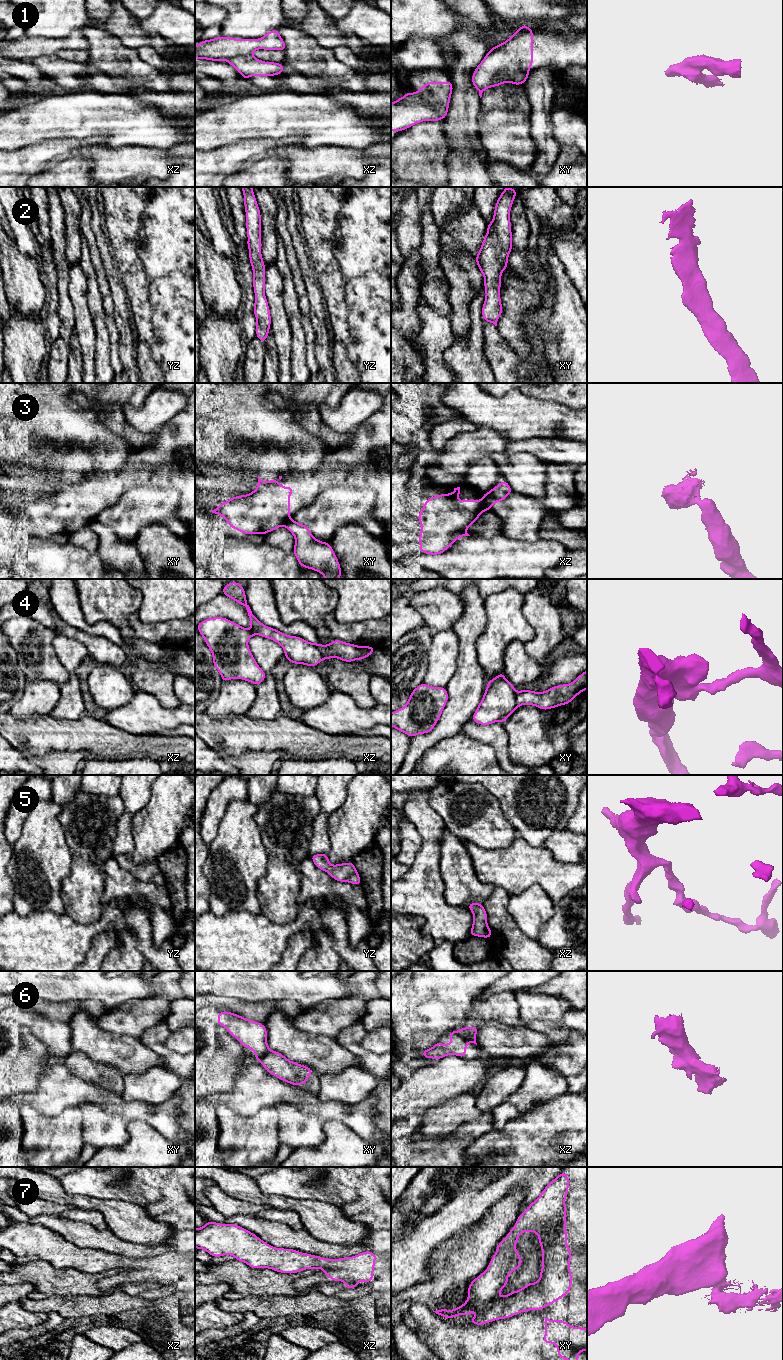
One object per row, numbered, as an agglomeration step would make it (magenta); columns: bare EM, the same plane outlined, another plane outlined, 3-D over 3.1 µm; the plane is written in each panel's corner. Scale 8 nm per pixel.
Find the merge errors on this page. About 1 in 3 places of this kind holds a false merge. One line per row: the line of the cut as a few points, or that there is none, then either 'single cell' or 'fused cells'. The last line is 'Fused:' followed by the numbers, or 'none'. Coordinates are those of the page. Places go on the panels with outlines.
1: xy (415, 92), (429, 101), (443, 118) | fused cells
2: no cut | single cell
3: xz (482, 499), (483, 506), (486, 509) | fused cells
4: xz (316, 644), (325, 658) | fused cells
5: no cut | single cell
6: xz (458, 1030), (469, 1041) | fused cells
7: xz (325, 1269), (354, 1270), (364, 1278), (372, 1279) | fused cells
Fused: 1, 3, 4, 6, 7

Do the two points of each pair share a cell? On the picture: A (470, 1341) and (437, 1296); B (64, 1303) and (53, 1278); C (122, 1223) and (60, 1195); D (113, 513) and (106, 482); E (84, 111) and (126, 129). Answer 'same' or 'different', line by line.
A: different
B: different
C: same
D: different
E: same

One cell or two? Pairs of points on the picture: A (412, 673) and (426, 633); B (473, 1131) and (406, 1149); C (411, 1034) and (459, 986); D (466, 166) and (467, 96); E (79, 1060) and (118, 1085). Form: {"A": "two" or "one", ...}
{"A": "one", "B": "one", "C": "one", "D": "one", "E": "one"}

